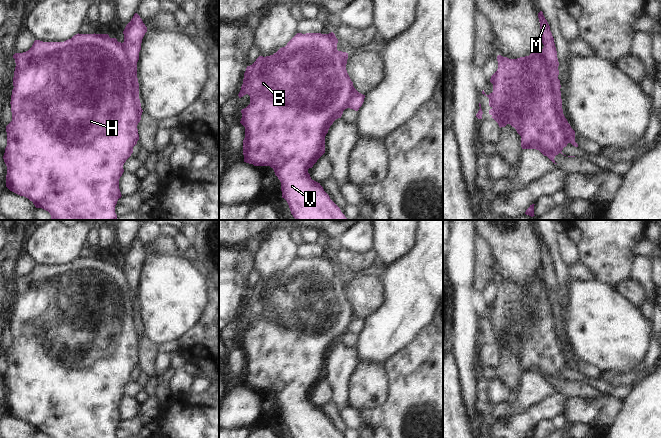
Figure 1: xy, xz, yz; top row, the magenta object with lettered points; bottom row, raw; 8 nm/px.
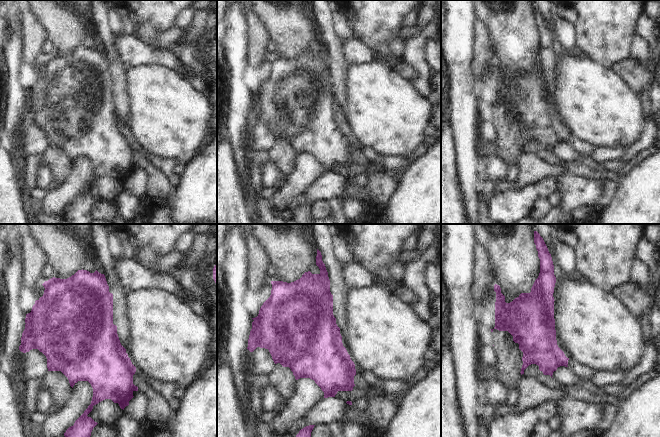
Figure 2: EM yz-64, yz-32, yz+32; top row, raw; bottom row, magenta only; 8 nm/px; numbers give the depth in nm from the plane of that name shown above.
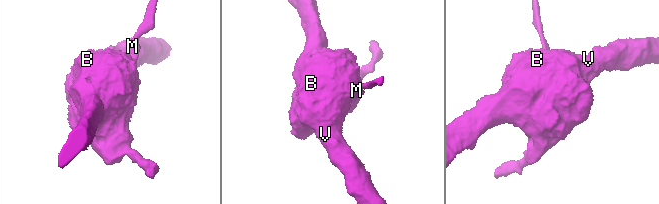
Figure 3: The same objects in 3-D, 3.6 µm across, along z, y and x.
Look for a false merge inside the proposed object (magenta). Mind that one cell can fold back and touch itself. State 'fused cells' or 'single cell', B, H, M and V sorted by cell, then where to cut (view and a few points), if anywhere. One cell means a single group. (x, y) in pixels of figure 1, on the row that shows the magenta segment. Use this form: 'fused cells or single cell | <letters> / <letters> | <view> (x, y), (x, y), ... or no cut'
fused cells | B H V / M | xy (122, 43), (128, 51), (128, 67), (134, 75)

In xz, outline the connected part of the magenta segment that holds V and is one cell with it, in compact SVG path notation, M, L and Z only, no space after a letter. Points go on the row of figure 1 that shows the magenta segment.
M333 32L329 34L297 33L285 47L280 48L273 55L266 57L259 56L252 65L247 66L243 84L238 94L239 98L246 94L250 96L250 104L241 110L242 118L240 123L245 127L245 138L243 140L244 162L253 164L254 166L270 166L274 170L275 175L281 182L282 198L287 201L295 220L348 220L340 208L330 199L320 183L312 180L308 173L308 169L312 168L317 160L325 153L325 136L330 126L336 119L341 118L345 109L349 108L349 104L353 101L353 96L359 94L354 88L353 82L346 70L348 53L338 51L337 43L338 39Z

